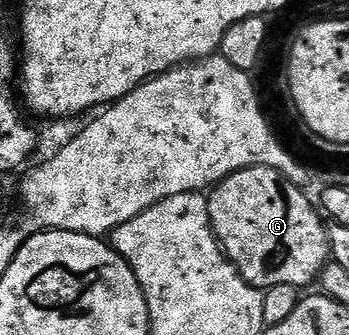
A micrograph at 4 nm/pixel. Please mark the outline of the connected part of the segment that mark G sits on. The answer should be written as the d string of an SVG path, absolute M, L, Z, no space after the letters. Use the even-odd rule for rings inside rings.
M243 168L210 189L207 205L211 229L215 231L219 247L227 253L227 259L241 273L243 280L253 287L266 290L288 284L300 290L306 289L306 284L314 285L318 281L321 270L331 260L328 225L320 209L311 205L310 198L303 191L300 185L289 182L272 168Z

